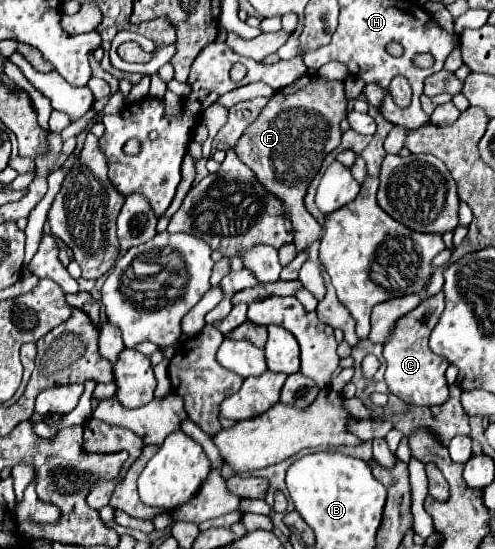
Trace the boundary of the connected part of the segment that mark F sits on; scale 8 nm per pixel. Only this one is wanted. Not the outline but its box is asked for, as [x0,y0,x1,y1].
[234,74,346,252]

